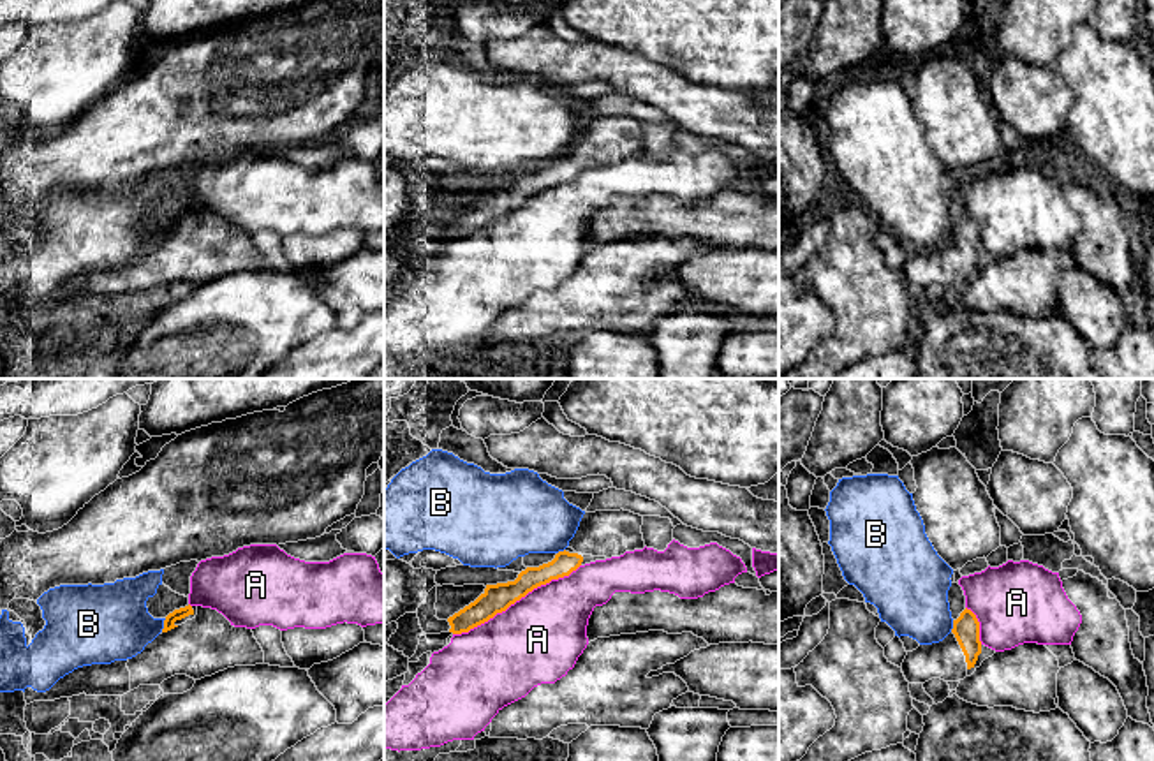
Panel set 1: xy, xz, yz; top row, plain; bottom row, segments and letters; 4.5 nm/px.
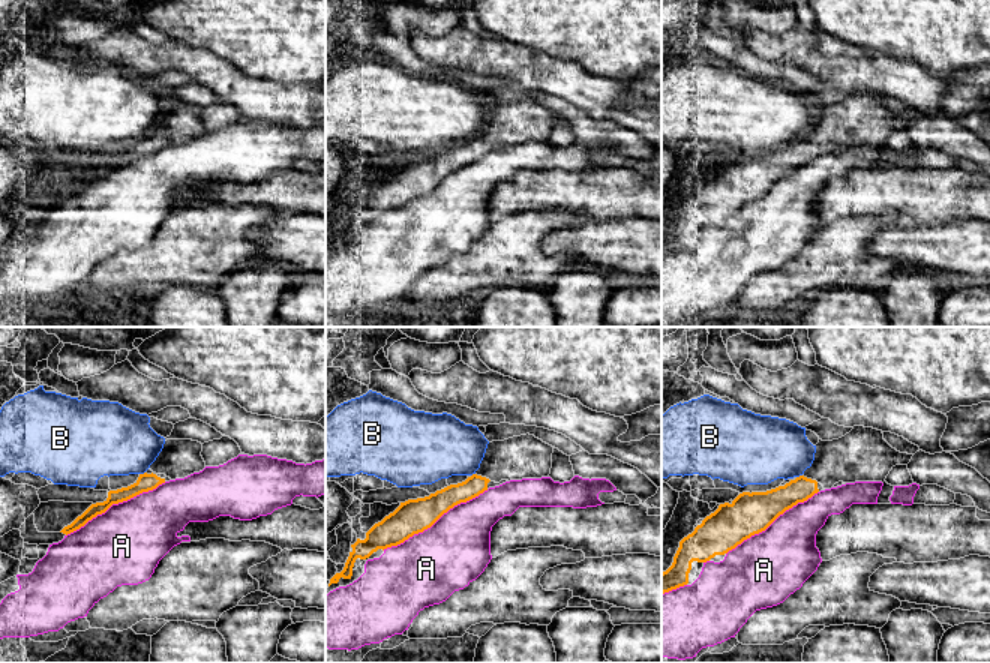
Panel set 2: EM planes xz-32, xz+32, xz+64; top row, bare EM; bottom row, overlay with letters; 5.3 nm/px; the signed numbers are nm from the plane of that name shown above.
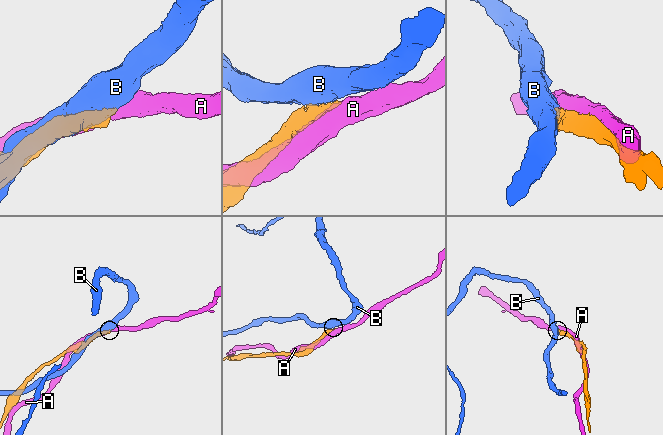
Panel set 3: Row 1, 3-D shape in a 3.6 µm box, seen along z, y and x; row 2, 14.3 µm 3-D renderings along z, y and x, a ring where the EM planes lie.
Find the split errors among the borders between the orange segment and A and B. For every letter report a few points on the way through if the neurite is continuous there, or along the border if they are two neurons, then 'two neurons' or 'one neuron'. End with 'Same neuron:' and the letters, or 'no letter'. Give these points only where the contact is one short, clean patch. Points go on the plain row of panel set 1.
A: two neurons
B: along xy (166, 224), (161, 236) | two neurons
Same neuron: no letter

